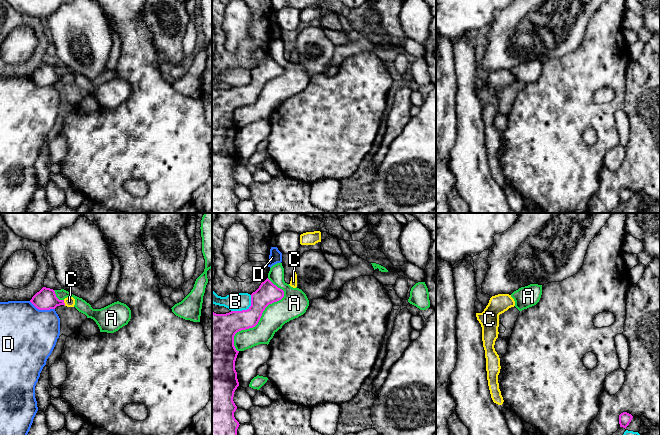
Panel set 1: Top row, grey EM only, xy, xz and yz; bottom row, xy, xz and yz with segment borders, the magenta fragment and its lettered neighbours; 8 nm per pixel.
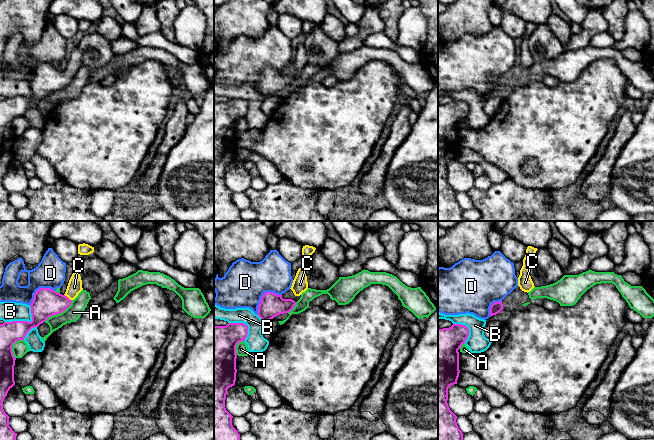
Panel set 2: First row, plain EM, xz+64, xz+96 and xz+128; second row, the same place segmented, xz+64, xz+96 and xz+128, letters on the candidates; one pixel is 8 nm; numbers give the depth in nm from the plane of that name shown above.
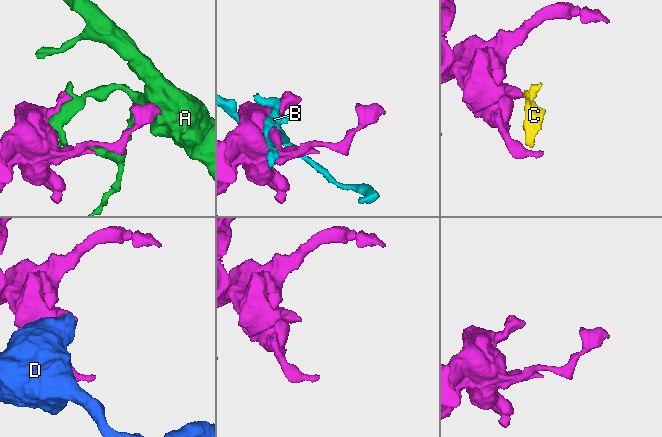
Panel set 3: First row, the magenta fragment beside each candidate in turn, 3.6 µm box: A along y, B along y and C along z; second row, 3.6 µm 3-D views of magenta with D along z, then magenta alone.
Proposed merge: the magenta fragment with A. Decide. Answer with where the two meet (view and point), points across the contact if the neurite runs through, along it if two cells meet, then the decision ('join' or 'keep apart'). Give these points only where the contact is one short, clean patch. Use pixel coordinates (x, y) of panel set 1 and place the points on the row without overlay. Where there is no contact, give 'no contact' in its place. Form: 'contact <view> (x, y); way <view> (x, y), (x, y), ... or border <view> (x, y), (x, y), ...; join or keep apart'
contact xz (261, 91); keep apart

